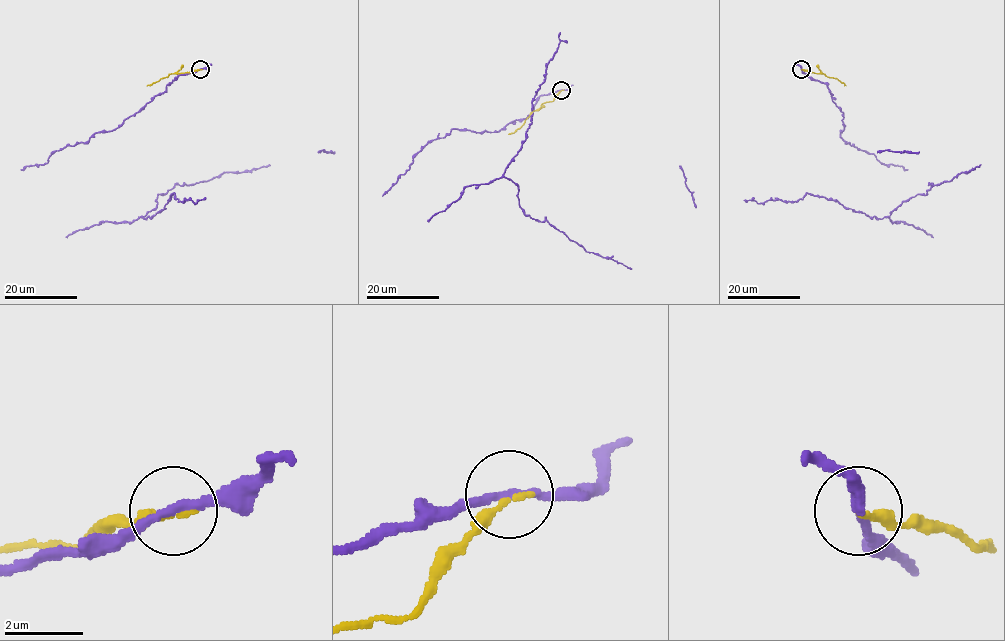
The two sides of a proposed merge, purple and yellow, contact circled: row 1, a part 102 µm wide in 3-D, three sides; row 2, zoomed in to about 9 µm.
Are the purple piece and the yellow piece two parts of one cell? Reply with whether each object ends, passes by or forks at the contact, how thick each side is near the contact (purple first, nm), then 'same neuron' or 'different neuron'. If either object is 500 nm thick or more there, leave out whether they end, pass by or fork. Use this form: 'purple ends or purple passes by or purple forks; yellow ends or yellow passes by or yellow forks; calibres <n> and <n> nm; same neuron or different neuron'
purple passes by; yellow ends; calibres 200 and 240 nm; different neuron

